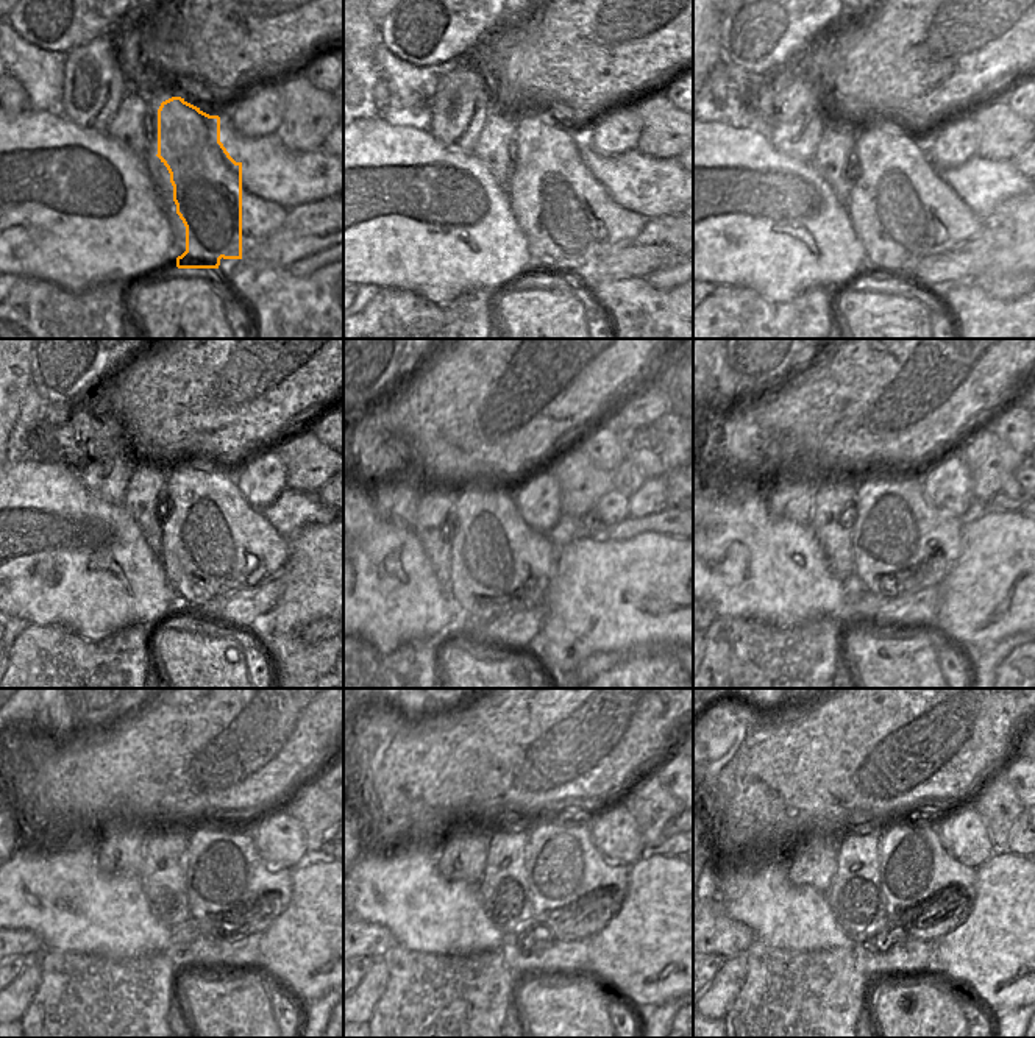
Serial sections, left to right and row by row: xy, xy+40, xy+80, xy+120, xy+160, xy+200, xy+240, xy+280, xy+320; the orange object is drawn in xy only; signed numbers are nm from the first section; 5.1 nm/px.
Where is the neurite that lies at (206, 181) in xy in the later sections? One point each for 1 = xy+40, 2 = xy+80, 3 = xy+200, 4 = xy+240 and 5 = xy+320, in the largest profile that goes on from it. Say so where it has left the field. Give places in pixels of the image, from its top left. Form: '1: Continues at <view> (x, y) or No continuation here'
1: Continues at xy+40 (556, 211)
2: Continues at xy+80 (899, 208)
3: Continues at xy+200 (901, 494)
4: Continues at xy+240 (219, 862)
5: Continues at xy+320 (914, 863)

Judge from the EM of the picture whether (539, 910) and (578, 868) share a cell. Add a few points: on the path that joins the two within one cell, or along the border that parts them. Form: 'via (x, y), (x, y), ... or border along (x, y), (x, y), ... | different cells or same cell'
via (547, 899), (567, 879) | same cell

